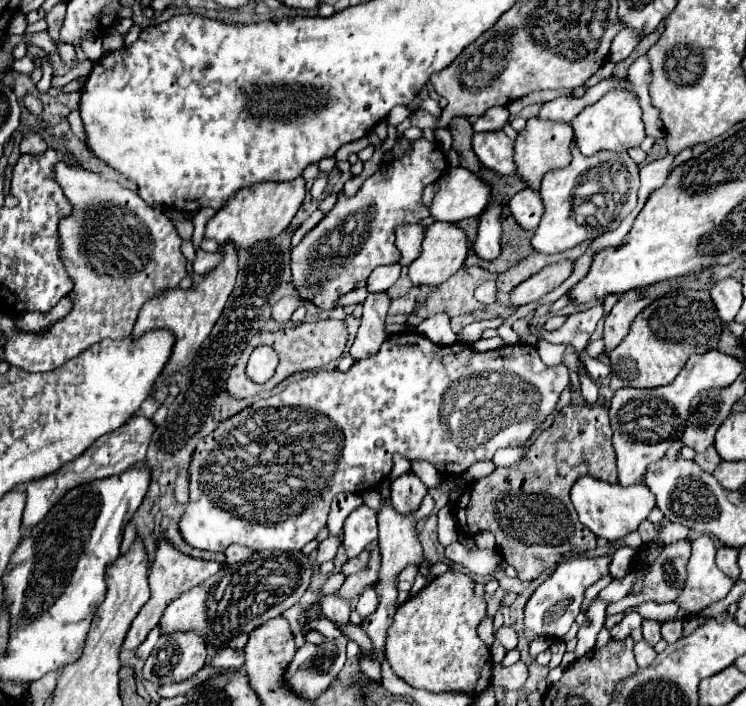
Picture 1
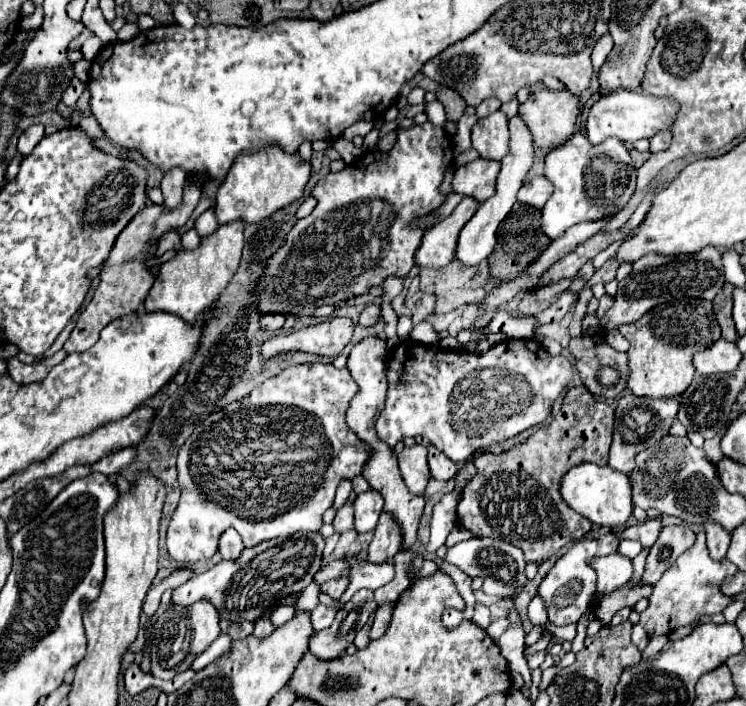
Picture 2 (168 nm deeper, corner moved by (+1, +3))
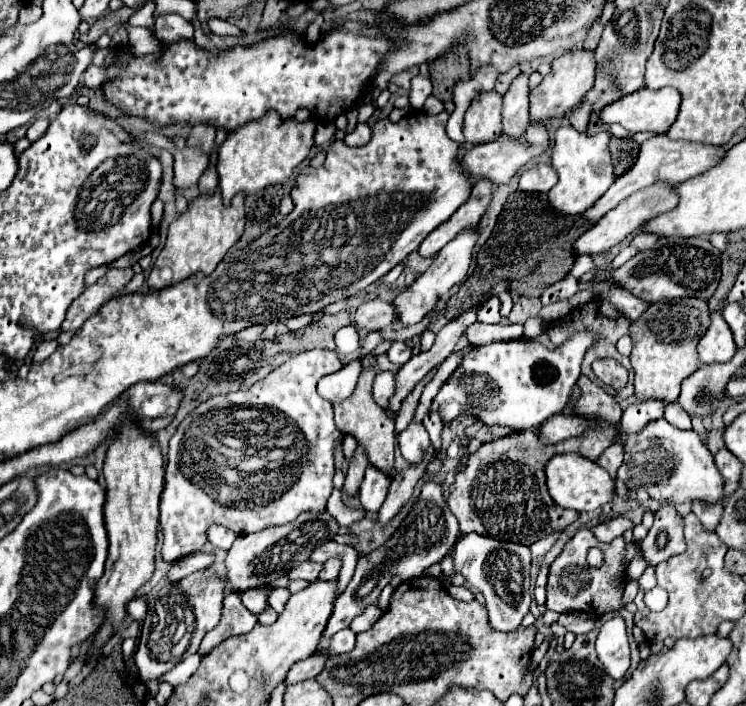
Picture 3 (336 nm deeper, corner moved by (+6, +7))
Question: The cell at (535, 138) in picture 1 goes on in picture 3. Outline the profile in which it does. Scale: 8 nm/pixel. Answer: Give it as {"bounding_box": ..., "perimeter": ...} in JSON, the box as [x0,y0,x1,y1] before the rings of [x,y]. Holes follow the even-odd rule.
{"bounding_box":[530,49,596,121],"perimeter":[[[574,49],[574,53],[564,53],[552,61],[552,71],[544,77],[542,85],[530,91],[530,117],[534,121],[550,121],[554,117],[572,111],[580,103],[584,93],[594,85],[596,59],[590,49]]]}

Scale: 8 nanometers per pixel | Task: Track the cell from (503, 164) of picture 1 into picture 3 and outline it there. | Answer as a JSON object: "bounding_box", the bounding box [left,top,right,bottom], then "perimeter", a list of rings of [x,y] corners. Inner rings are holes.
{"bounding_box":[464,91,502,143],"perimeter":[[[486,91],[474,97],[464,115],[464,137],[468,143],[488,143],[502,133],[502,95]]]}

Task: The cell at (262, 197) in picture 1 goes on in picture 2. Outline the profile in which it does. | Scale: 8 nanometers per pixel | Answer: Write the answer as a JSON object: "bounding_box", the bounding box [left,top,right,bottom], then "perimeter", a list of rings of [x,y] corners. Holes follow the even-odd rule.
{"bounding_box":[215,147,311,225],"perimeter":[[[269,147],[257,153],[241,153],[233,163],[231,173],[227,173],[225,181],[217,191],[215,215],[219,225],[237,219],[245,221],[247,225],[257,225],[265,221],[277,209],[283,209],[303,197],[305,185],[309,181],[309,173],[311,173],[311,165],[301,161],[299,153],[289,155],[279,147]]]}

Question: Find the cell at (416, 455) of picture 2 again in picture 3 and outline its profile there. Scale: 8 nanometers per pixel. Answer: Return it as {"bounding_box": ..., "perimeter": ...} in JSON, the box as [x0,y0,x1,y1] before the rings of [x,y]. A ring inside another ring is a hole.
{"bounding_box":[398,421,430,465],"perimeter":[[[410,421],[408,427],[398,435],[398,445],[400,445],[400,451],[402,451],[404,459],[410,465],[420,463],[426,449],[428,449],[428,445],[430,445],[426,427],[418,421]]]}

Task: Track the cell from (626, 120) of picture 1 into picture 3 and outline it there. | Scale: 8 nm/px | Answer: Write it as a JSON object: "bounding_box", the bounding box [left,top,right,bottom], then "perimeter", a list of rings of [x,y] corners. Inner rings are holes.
{"bounding_box":[600,87,680,133],"perimeter":[[[662,87],[658,91],[652,91],[652,89],[640,89],[640,91],[634,91],[622,99],[618,99],[616,103],[608,105],[602,109],[600,113],[600,119],[602,123],[618,123],[622,125],[628,133],[638,133],[638,131],[656,131],[656,133],[666,133],[672,123],[676,121],[678,117],[678,109],[680,109],[680,93],[674,89],[674,87]]]}

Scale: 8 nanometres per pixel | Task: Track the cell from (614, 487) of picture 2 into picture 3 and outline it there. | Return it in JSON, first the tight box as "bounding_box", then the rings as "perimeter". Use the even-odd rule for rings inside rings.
{"bounding_box":[546,453,614,513],"perimeter":[[[560,453],[554,455],[546,463],[546,485],[550,497],[556,501],[556,505],[574,509],[578,513],[582,511],[596,511],[614,497],[614,479],[598,467],[594,461],[578,455],[578,453]]]}

